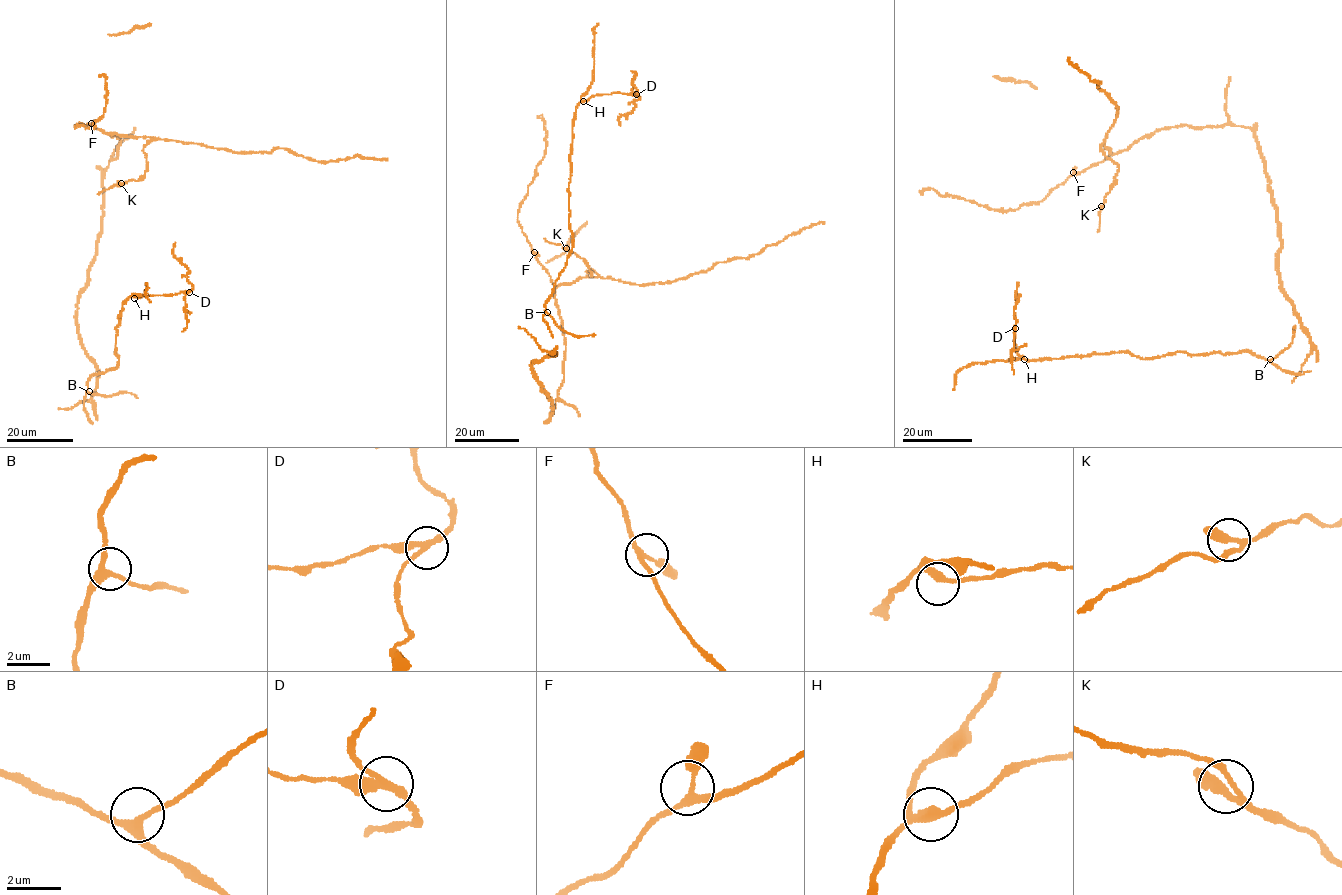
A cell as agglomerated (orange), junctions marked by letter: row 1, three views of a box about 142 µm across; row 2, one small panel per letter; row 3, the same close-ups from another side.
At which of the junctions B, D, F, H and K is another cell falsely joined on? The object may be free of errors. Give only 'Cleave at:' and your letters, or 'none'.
Cleave at: D

